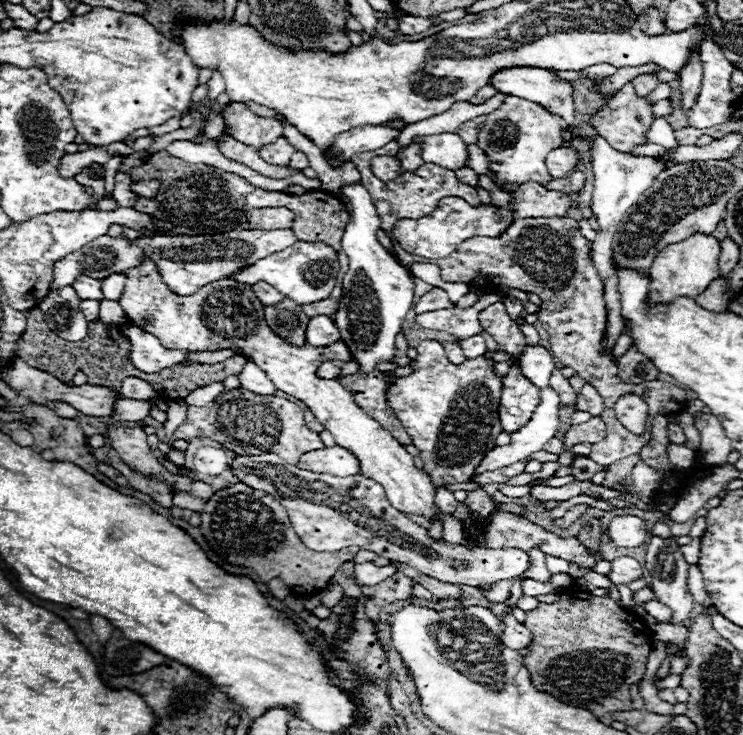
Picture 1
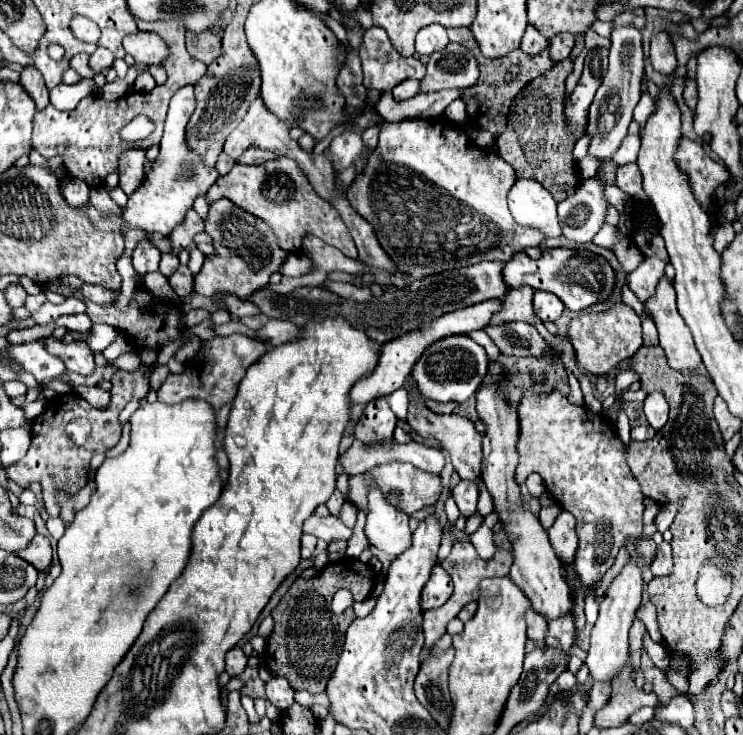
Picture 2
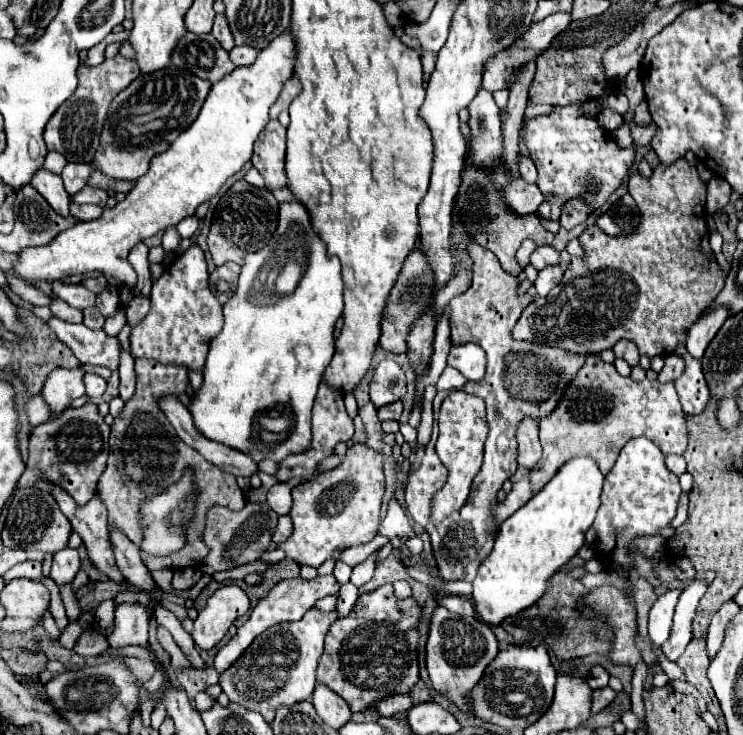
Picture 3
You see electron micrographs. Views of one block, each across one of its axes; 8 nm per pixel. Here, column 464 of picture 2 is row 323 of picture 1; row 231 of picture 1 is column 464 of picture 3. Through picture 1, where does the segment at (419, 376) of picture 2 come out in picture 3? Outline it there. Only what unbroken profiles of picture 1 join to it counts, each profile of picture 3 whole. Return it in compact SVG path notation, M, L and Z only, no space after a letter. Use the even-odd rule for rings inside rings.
M458 344L450 348L448 364L460 370L466 380L478 382L480 376L484 376L486 356L478 344Z

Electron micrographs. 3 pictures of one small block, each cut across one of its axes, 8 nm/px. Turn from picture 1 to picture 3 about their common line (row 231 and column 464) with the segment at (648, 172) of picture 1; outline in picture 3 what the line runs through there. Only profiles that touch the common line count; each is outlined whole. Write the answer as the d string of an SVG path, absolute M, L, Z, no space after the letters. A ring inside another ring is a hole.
M454 596L438 598L438 606L444 606L444 608L448 608L450 612L454 612L458 616L476 616L472 602L466 600L466 598L454 598Z

